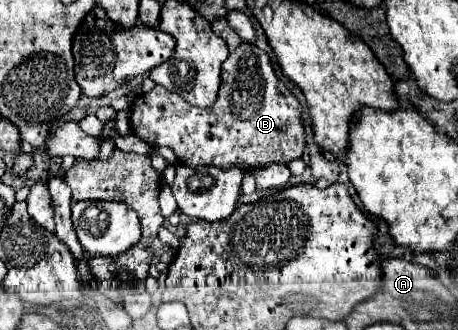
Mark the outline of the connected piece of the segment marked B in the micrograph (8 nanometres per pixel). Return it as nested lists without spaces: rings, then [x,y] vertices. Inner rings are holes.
[[[225,17],[213,19],[213,31],[223,37],[229,57],[221,67],[221,87],[217,101],[209,109],[197,109],[179,95],[155,85],[149,93],[135,97],[131,103],[131,129],[151,147],[163,145],[173,149],[183,165],[249,165],[251,169],[269,163],[291,163],[305,149],[303,107],[293,93],[281,85],[273,71],[271,59],[257,45],[243,41]]]

